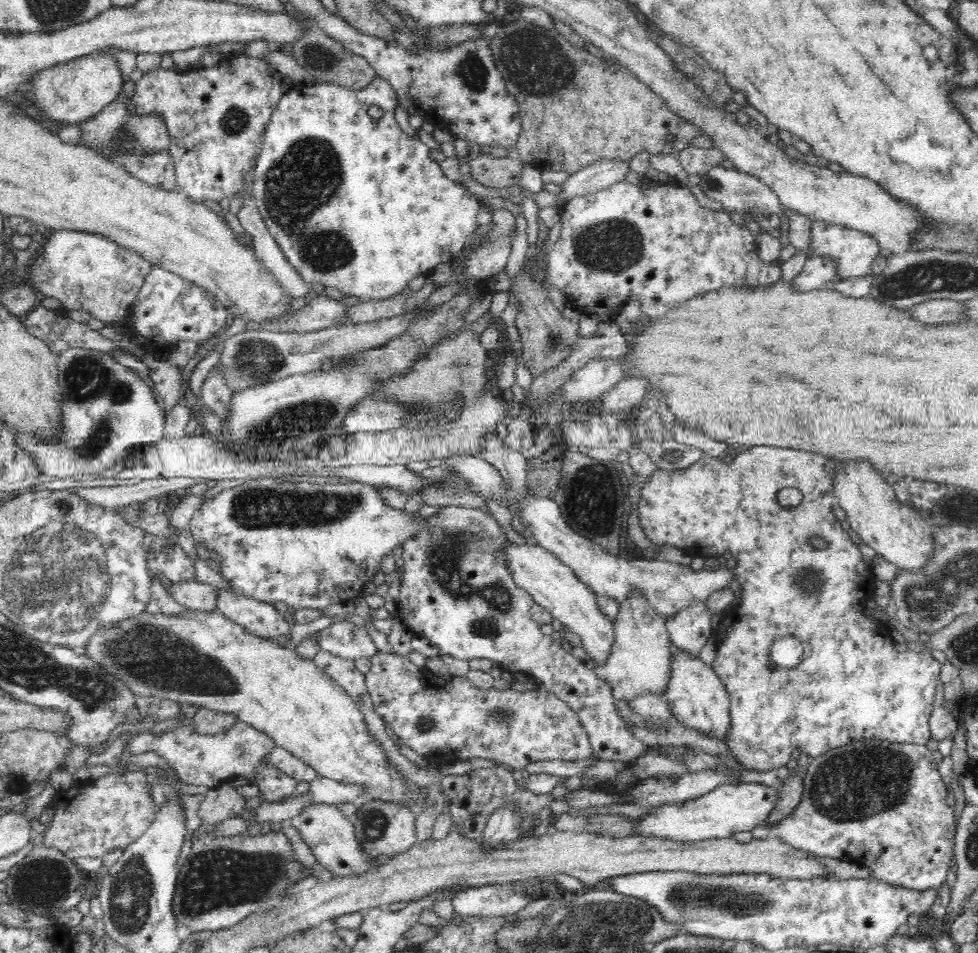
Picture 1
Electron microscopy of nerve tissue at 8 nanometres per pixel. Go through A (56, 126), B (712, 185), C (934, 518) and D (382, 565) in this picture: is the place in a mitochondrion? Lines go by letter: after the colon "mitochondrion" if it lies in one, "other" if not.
A: other
B: mitochondrion
C: other
D: other

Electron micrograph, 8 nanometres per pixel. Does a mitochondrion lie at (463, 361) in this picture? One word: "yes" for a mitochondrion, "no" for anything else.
yes

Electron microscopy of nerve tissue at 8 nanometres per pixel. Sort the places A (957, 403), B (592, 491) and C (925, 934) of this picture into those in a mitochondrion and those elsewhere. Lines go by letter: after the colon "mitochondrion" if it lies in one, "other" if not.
A: other
B: mitochondrion
C: other

